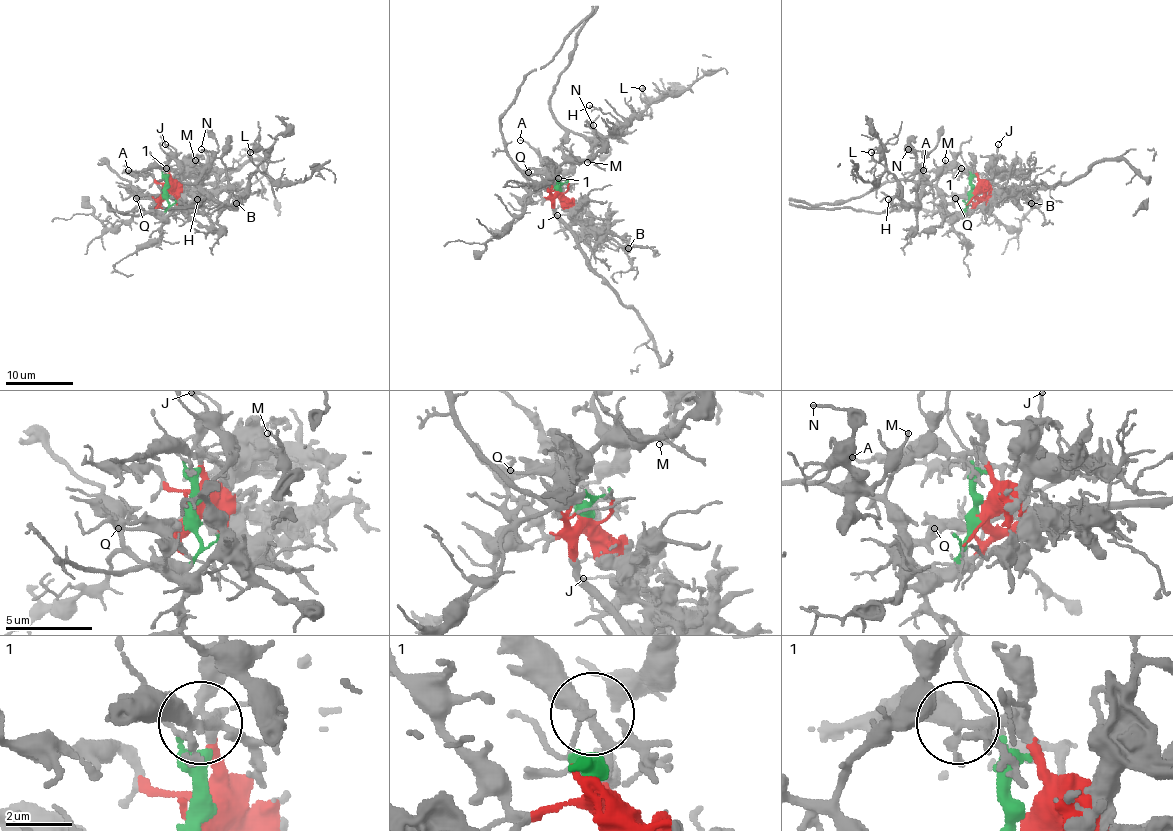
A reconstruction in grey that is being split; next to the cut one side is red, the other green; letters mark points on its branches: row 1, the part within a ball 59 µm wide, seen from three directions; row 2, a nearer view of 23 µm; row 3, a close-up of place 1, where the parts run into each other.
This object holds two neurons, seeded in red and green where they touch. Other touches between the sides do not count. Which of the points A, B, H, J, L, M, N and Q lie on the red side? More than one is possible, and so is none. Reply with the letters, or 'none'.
A, B, J, Q

